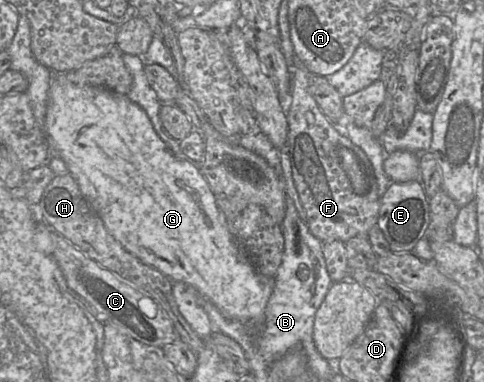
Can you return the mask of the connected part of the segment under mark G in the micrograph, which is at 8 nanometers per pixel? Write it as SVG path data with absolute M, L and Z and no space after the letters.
M53 73L48 92L44 132L54 152L53 155L58 155L64 160L83 196L101 217L109 232L128 252L144 264L161 272L172 282L183 282L194 287L203 300L212 303L226 317L240 322L260 323L263 321L265 308L273 291L274 278L264 276L256 270L232 235L224 213L218 208L208 182L198 167L192 163L194 161L180 160L168 149L154 130L147 113L138 104L131 101L127 95L104 87L80 86L68 80L65 73Z

